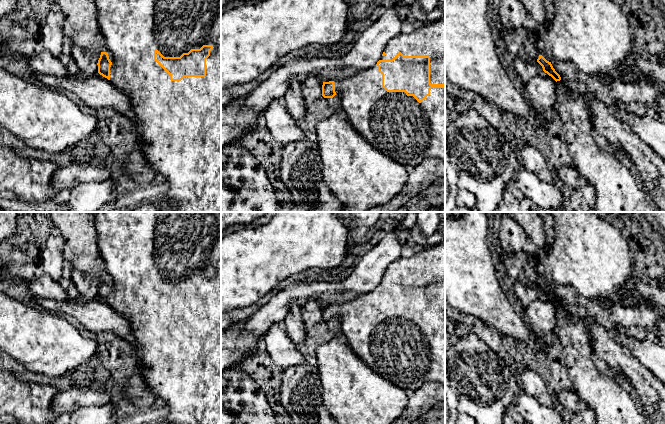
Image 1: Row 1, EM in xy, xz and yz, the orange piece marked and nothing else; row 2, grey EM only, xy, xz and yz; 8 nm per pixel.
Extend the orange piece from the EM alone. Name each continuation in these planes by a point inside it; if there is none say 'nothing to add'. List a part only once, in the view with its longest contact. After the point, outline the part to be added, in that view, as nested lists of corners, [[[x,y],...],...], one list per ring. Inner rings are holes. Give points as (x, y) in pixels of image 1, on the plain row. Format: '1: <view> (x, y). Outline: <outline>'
1: xz (406, 355). Outline: [[[377,288],[352,300],[334,305],[336,318],[341,320],[341,335],[353,352],[374,372],[404,390],[418,390],[427,382],[445,384],[445,311],[431,312],[430,319],[419,327],[405,316],[387,316],[382,311],[382,298]]]

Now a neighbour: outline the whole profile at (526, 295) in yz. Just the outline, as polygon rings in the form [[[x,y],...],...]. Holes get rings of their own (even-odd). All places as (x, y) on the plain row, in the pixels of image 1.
[[[514,282],[514,289],[519,301],[519,306],[523,308],[526,308],[531,302],[541,296],[538,289],[528,287],[520,282]]]

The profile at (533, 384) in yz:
[[[528,367],[523,368],[519,372],[522,383],[523,391],[534,397],[542,405],[551,408],[559,408],[555,396],[552,394],[549,386],[536,372]]]

